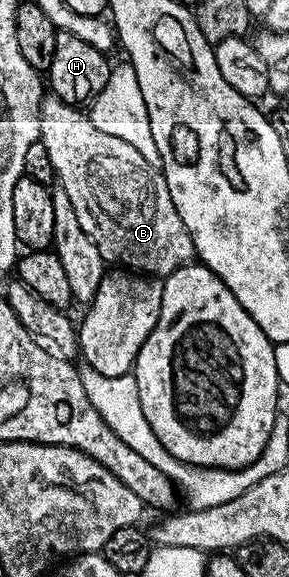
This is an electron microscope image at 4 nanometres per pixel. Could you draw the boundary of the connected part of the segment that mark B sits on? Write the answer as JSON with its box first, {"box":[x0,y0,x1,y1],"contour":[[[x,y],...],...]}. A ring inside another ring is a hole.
{"box":[40,96,195,276],"contour":[[[53,96],[43,97],[42,100],[40,141],[44,148],[48,148],[57,185],[68,192],[68,200],[72,200],[72,208],[76,208],[76,220],[80,220],[80,228],[84,228],[96,244],[103,262],[119,262],[119,267],[146,276],[165,276],[187,265],[195,257],[194,241],[188,228],[184,228],[184,220],[180,220],[180,212],[176,212],[172,204],[161,169],[148,164],[148,160],[144,160],[132,144],[124,144],[124,140],[108,136],[108,132],[100,132],[100,128],[92,124],[89,113]]]}

